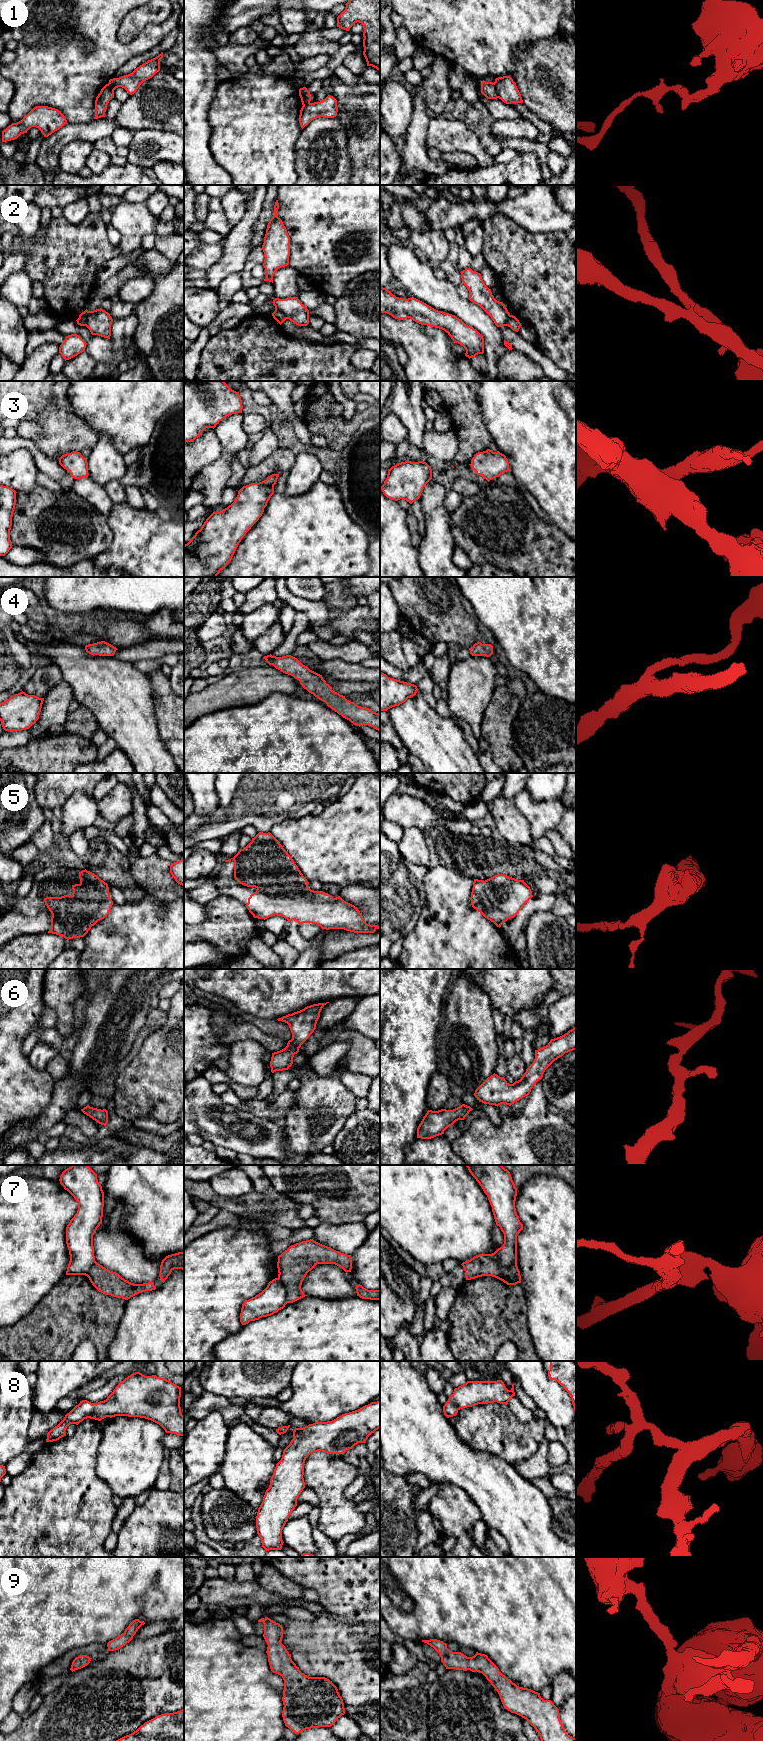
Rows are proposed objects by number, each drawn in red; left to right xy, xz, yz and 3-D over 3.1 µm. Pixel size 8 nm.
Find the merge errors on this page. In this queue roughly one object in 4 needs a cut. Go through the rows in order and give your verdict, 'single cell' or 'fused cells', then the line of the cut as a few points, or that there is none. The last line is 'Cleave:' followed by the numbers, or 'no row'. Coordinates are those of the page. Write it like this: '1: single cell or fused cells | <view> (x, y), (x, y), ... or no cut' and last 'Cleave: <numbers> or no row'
1: fused cells | yz (494, 82), (498, 97)
2: fused cells | xz (275, 309), (279, 310), (287, 318)
3: single cell | no cut
4: single cell | no cut
5: single cell | no cut
6: single cell | no cut
7: fused cells | yz (490, 1254), (499, 1263), (517, 1268)
8: single cell | no cut
9: single cell | no cut
Cleave: 1, 2, 7

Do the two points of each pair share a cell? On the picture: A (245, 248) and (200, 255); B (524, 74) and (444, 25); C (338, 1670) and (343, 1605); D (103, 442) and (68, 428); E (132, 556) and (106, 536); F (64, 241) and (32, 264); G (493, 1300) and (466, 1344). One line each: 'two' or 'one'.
A: two
B: two
C: two
D: two
E: two
F: one
G: one

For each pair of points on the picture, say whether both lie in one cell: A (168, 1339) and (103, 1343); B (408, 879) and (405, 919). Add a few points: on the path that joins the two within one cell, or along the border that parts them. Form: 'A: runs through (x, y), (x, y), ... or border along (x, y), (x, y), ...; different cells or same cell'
A: border along (120, 1321), (116, 1335), (107, 1350); different cells
B: runs through (405, 889), (405, 909); same cell

